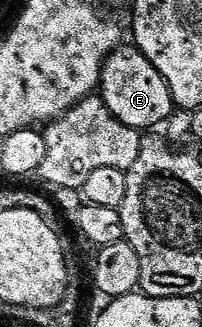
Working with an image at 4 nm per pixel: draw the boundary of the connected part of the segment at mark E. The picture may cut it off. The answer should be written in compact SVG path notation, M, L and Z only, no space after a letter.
M132 43L121 44L104 60L98 96L104 100L114 119L126 123L126 127L131 129L155 130L152 129L155 125L163 126L174 112L166 79L162 79L154 63L150 63L150 59L146 59L146 55L142 55Z

